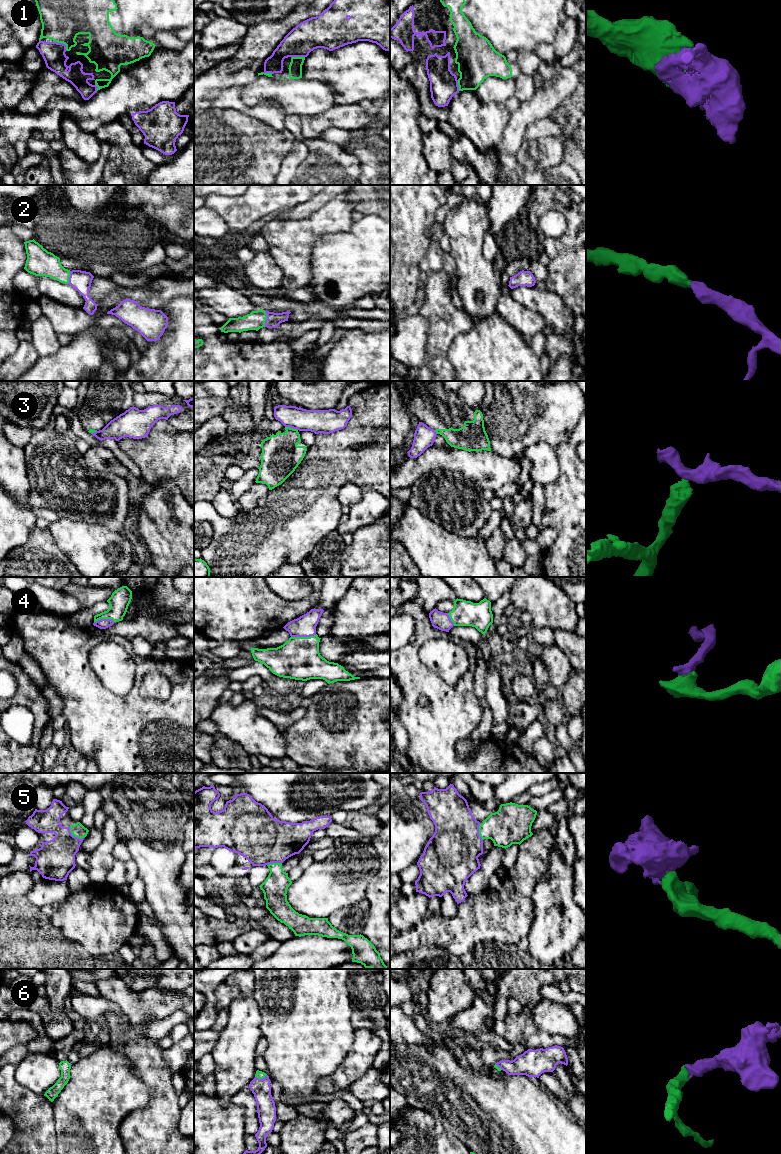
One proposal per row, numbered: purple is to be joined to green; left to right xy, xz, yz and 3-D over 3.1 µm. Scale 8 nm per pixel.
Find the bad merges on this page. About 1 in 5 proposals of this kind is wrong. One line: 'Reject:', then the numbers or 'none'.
Reject: 3

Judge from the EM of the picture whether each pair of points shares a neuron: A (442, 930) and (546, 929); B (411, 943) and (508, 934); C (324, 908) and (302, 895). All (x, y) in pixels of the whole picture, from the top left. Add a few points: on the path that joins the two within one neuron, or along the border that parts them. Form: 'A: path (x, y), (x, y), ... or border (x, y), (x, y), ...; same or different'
A: border (534, 906), (534, 920), (527, 936); different
B: path (435, 932), (484, 932); same
C: path (319, 903), (311, 895), (307, 895); same

